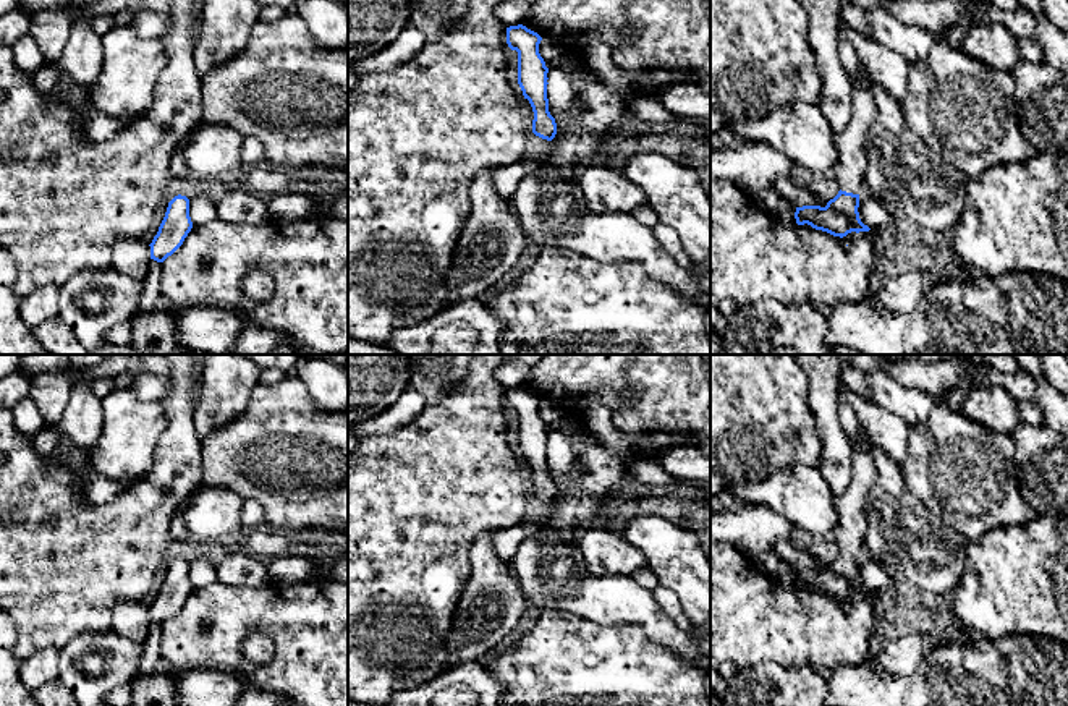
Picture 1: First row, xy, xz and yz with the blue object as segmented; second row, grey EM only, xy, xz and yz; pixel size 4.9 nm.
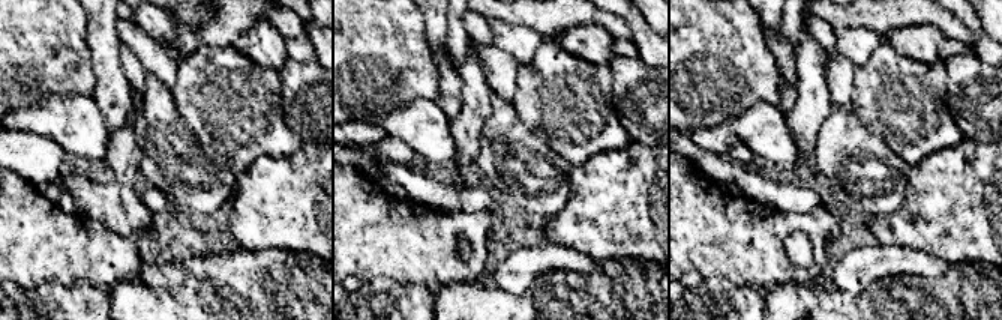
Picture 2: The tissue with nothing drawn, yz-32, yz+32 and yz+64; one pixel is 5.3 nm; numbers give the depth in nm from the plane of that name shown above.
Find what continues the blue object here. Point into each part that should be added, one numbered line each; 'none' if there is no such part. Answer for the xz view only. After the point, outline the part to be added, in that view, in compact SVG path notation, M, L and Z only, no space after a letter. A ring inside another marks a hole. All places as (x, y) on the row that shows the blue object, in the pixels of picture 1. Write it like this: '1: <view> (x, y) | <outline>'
none

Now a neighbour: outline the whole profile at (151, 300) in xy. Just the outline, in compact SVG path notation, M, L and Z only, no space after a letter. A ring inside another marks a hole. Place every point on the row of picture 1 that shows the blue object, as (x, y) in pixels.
M150 259L149 272L144 279L144 288L136 314L147 314L162 304L160 279L162 279L162 262Z

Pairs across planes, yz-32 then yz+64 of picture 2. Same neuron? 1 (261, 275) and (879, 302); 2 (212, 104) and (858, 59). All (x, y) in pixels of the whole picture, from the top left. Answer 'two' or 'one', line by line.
1: one
2: two

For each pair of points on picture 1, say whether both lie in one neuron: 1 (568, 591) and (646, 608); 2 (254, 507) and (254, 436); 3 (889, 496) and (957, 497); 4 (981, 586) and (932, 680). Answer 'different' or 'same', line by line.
1: same
2: different
3: different
4: different

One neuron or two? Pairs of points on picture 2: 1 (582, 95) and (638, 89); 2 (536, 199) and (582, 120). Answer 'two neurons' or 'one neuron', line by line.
1: two neurons
2: two neurons

